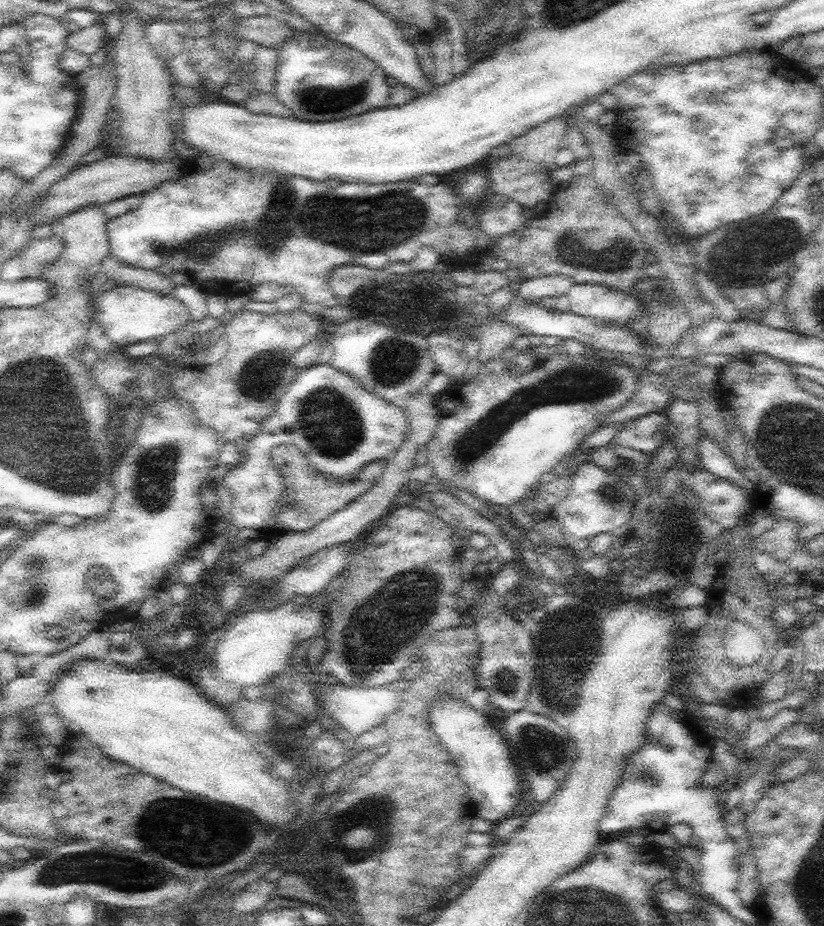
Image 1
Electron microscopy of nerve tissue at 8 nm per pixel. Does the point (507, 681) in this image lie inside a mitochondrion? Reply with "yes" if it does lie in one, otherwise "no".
yes

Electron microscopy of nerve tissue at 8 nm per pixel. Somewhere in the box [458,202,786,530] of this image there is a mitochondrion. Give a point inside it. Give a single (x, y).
(582, 259)

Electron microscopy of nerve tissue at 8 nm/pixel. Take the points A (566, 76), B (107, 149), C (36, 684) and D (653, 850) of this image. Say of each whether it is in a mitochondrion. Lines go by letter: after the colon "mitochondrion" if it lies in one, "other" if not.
A: other
B: other
C: other
D: other

